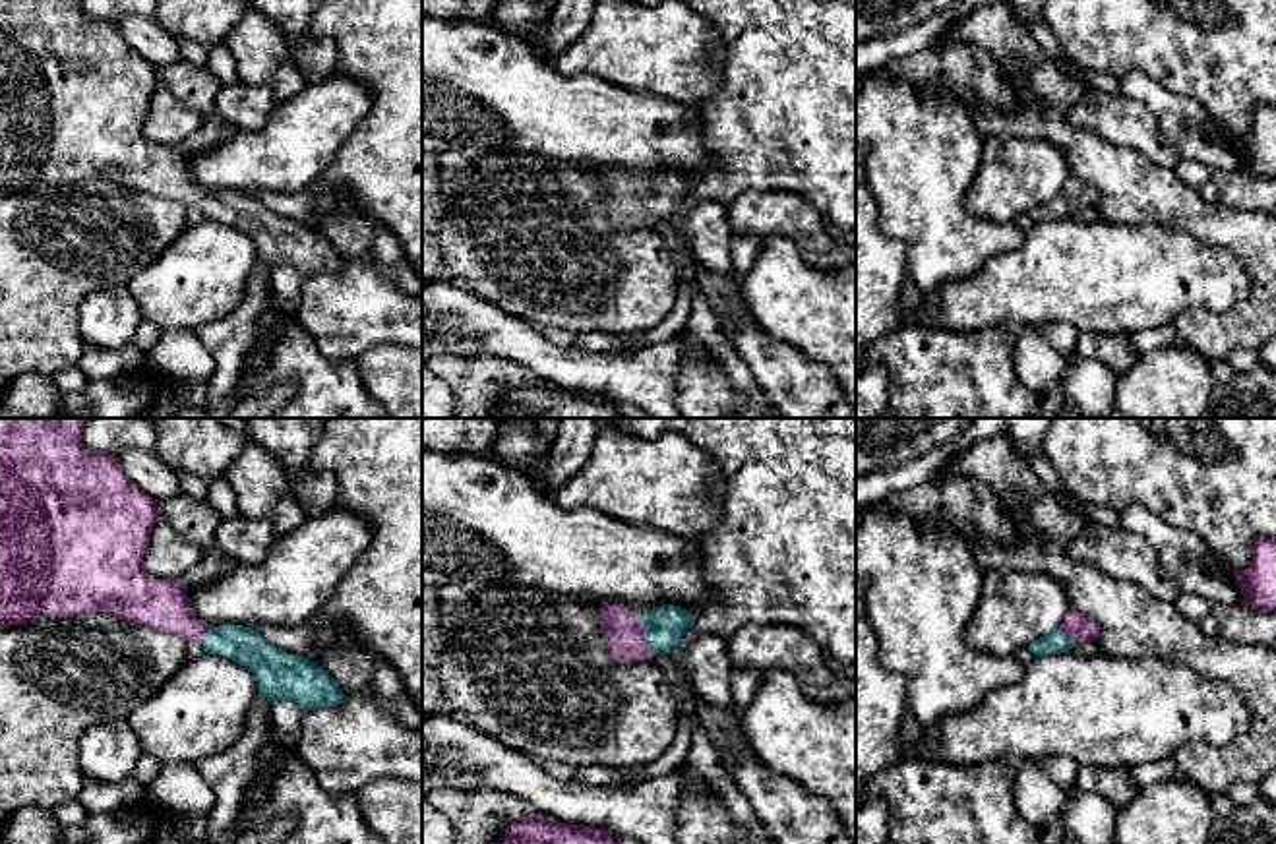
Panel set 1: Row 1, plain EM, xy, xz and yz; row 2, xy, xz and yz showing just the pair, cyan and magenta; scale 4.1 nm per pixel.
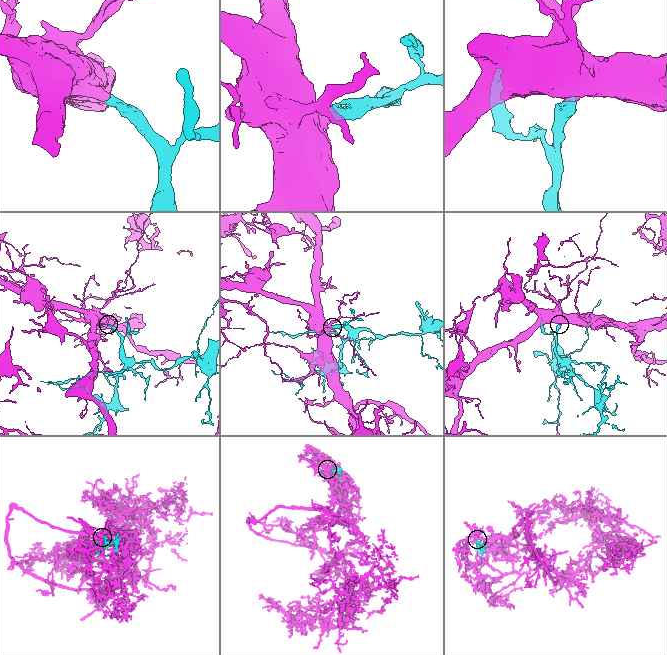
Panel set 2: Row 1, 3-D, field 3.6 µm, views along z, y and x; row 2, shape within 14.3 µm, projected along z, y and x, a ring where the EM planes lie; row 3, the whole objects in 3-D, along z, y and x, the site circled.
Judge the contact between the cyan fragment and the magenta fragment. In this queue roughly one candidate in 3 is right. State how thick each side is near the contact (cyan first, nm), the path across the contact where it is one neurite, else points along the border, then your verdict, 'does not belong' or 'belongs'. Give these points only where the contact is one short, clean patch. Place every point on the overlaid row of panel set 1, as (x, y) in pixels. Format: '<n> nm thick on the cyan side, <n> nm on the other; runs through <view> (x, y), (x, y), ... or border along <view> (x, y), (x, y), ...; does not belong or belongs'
160 nm thick on the cyan side, 180 nm on the other; runs through xz (665, 626), (647, 633), (626, 637); belongs

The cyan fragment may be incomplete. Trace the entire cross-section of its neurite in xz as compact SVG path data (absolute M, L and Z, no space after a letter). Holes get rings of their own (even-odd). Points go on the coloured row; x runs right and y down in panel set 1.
M602 604L604 641L616 662L649 660L653 652L670 654L695 621L695 614L674 604L662 604L643 614L631 614L623 604Z

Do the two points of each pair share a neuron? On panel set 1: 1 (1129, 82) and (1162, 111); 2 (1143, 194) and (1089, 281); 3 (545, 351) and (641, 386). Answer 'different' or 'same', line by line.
1: same
2: different
3: same

